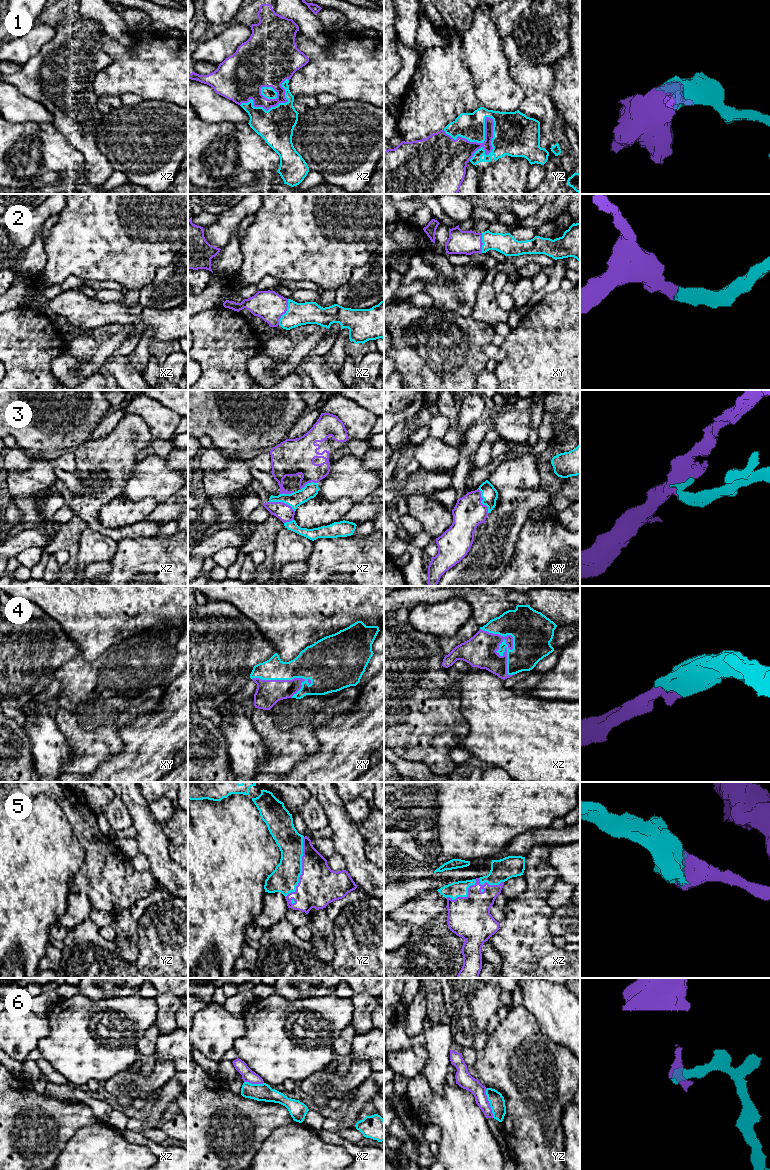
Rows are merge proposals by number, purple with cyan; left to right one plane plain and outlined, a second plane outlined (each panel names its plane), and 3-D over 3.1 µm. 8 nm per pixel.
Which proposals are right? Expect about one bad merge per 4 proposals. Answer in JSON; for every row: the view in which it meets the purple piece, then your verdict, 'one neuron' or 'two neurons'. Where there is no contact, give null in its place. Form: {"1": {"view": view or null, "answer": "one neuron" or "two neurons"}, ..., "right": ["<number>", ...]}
{"1": {"view": "yz", "answer": "one neuron"}, "2": {"view": "xz", "answer": "one neuron"}, "3": {"view": "xz", "answer": "one neuron"}, "4": {"view": "xz", "answer": "one neuron"}, "5": {"view": "yz", "answer": "one neuron"}, "6": {"view": "yz", "answer": "two neurons"}, "right": ["1", "2", "3", "4", "5"]}

